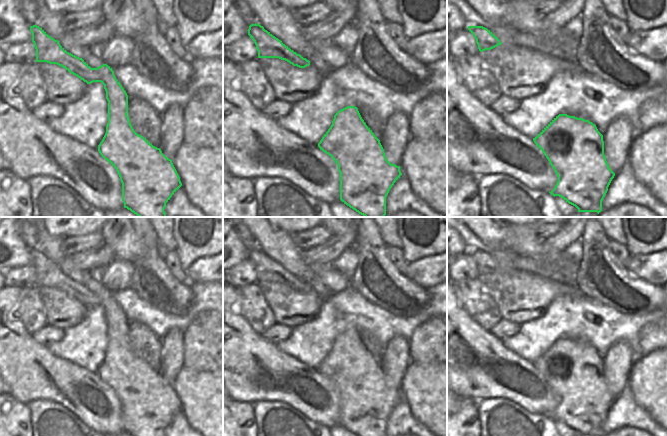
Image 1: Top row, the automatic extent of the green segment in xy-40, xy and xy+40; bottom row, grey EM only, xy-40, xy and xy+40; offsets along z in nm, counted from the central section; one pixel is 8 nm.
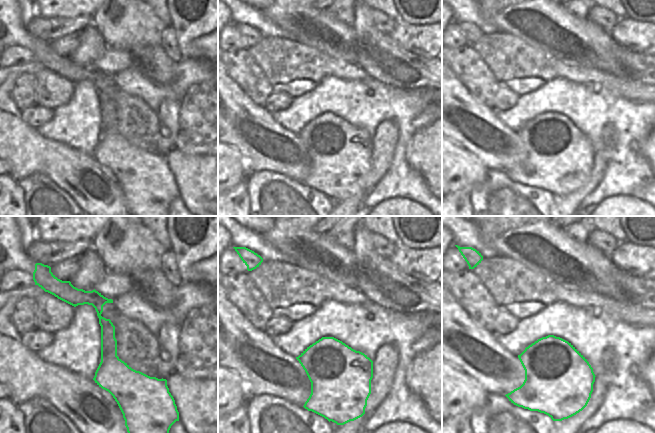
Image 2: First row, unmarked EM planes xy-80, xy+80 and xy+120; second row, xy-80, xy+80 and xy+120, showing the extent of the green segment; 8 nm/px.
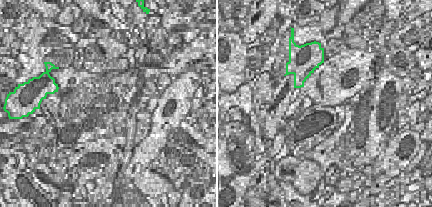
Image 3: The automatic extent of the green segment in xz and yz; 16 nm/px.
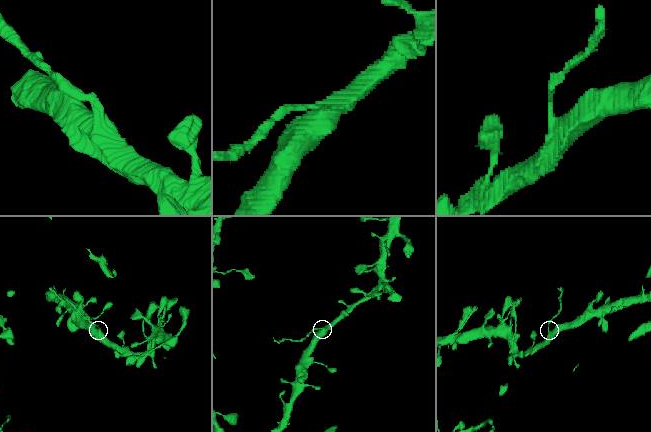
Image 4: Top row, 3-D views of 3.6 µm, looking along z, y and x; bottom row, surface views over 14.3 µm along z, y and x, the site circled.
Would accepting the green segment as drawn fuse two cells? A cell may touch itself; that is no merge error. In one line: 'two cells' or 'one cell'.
two cells

